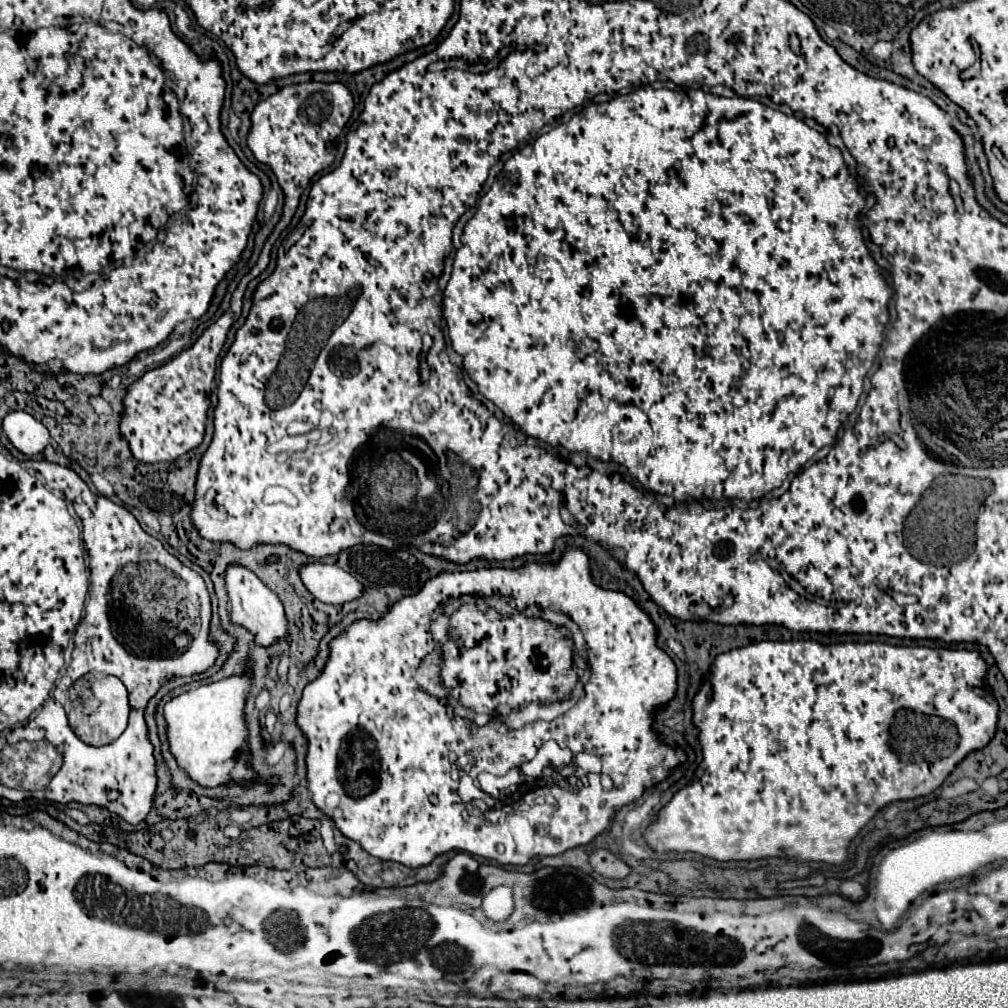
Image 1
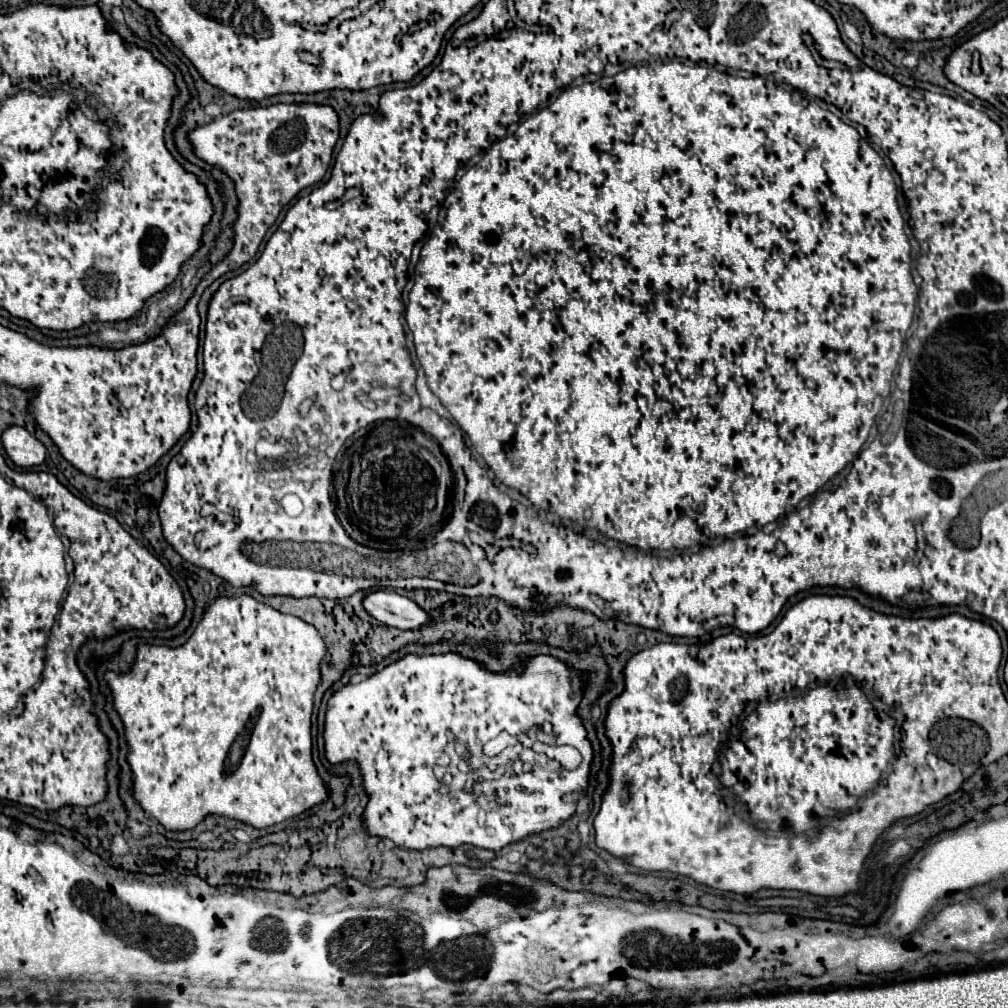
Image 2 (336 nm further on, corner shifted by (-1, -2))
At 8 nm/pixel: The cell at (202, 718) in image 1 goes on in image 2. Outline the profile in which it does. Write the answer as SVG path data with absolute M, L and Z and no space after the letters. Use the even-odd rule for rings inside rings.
M250 594L232 596L232 598L216 598L206 608L206 614L202 622L196 626L190 640L180 648L150 646L150 644L138 646L138 656L132 670L128 674L108 672L106 680L114 694L114 706L126 726L126 742L130 746L128 762L134 772L134 796L142 804L142 808L168 830L190 830L198 822L202 822L204 816L208 814L234 818L234 820L252 824L254 828L268 828L272 824L284 822L286 818L294 818L302 814L304 810L324 802L328 794L312 762L312 738L310 738L310 716L312 716L312 706L314 706L314 692L320 682L320 660L324 658L324 654L326 654L326 646L314 626L302 622L296 616L282 614L258 602Z

